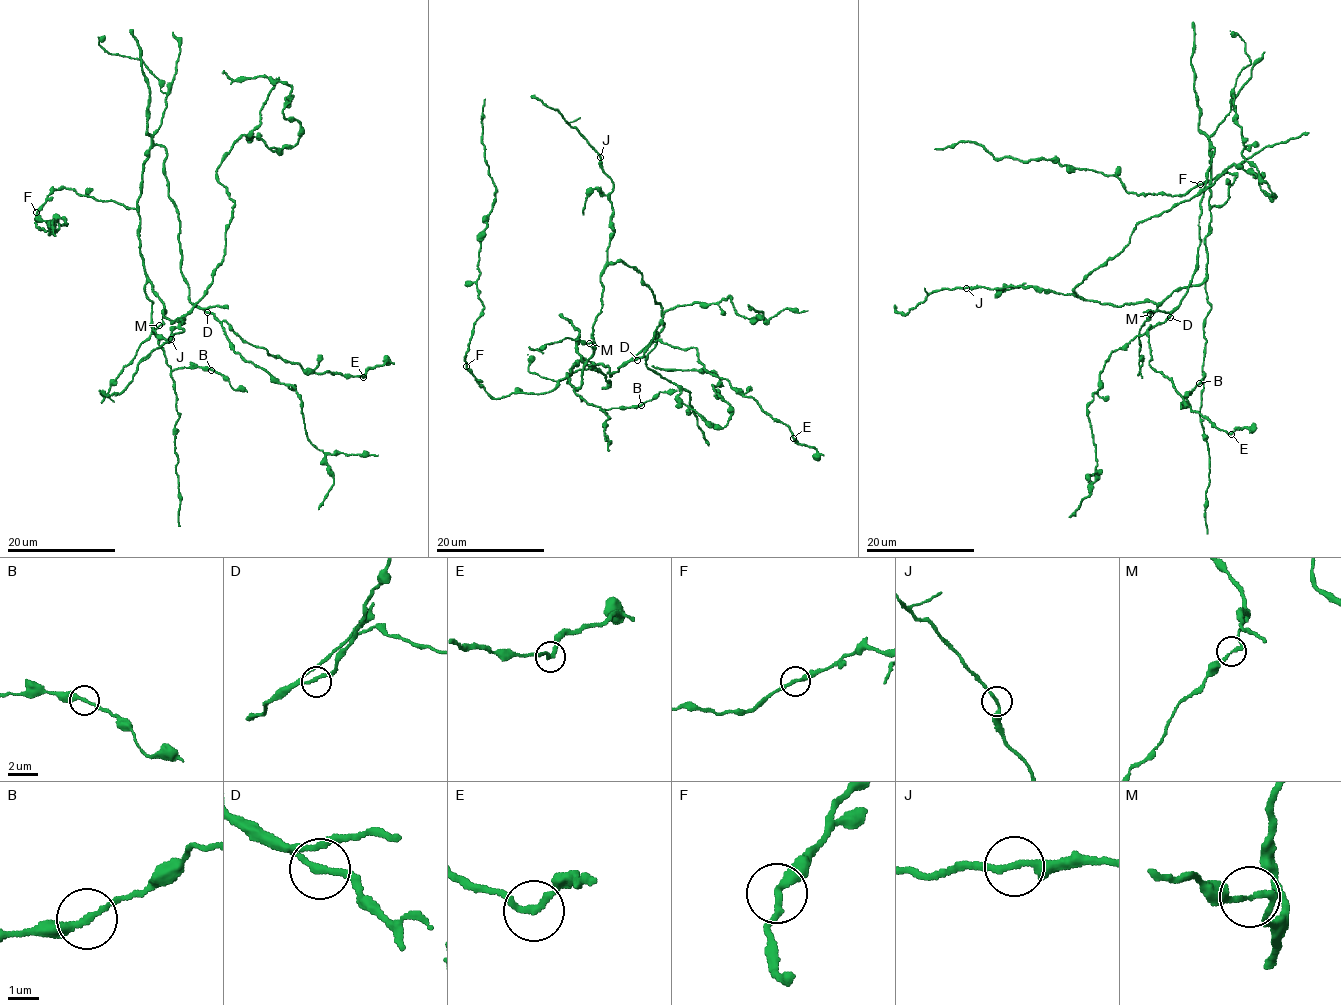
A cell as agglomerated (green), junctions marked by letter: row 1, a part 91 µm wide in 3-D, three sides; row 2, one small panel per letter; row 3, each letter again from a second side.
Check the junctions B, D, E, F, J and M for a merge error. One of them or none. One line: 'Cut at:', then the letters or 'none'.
Cut at: none

